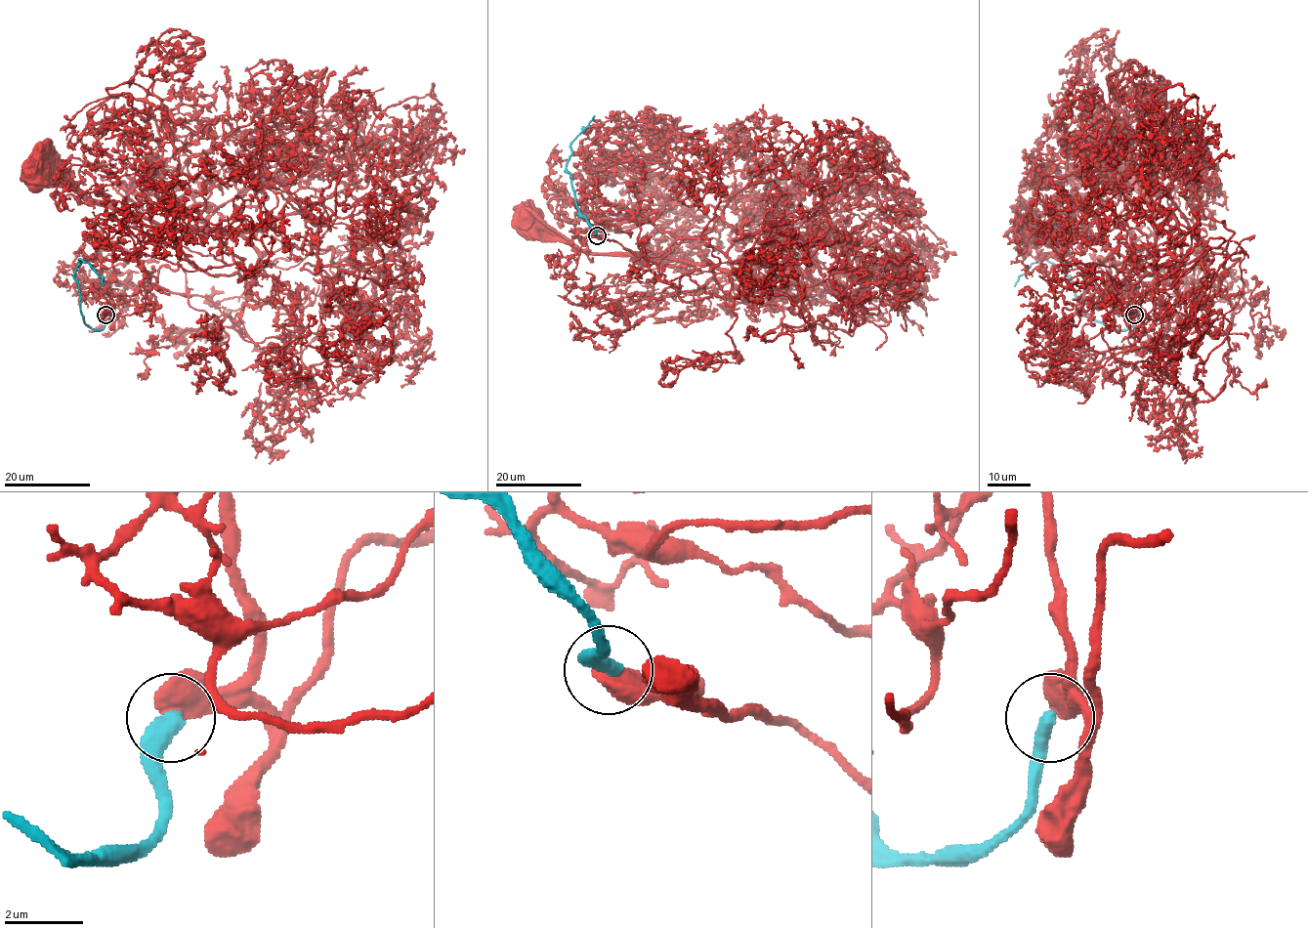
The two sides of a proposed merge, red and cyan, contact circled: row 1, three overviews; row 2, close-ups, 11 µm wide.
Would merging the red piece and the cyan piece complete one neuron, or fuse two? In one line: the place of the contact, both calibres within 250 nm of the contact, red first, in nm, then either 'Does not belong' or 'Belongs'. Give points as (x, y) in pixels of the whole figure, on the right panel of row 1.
Place: (1134, 315). Thickness 600 nm (red) against 460 nm. Does not belong

